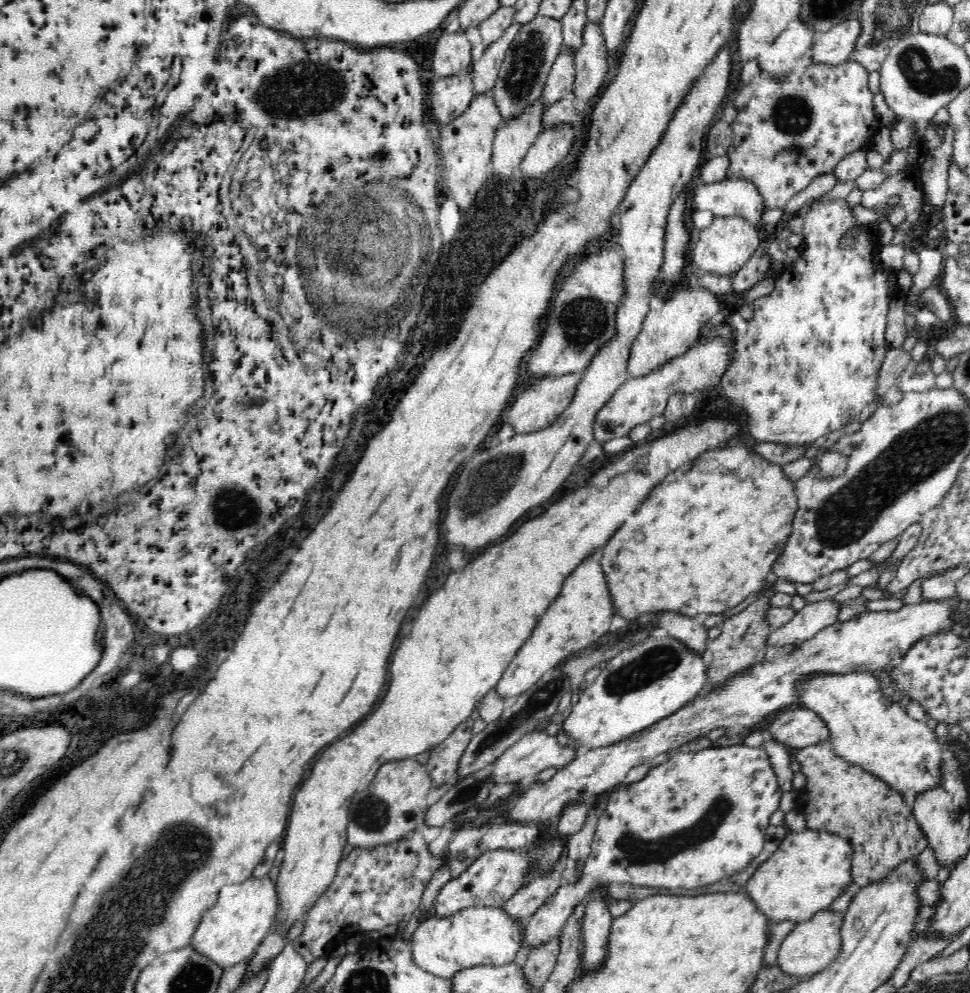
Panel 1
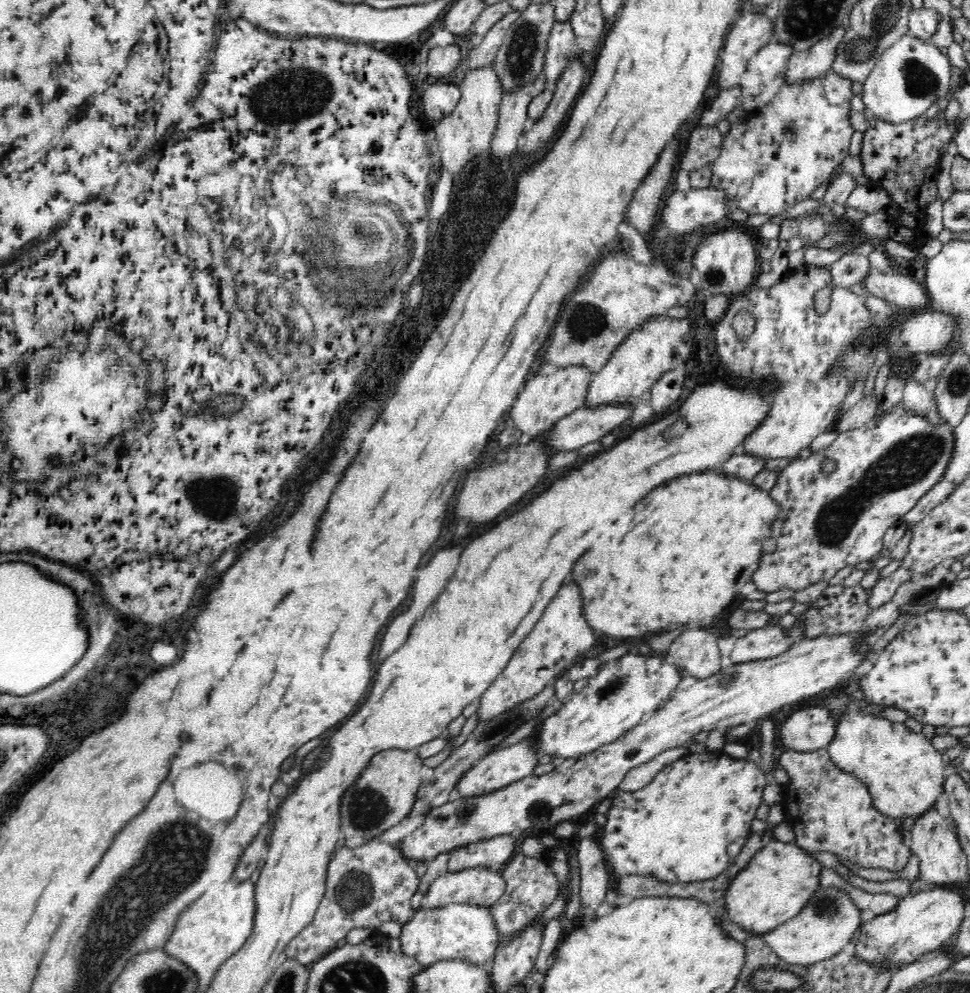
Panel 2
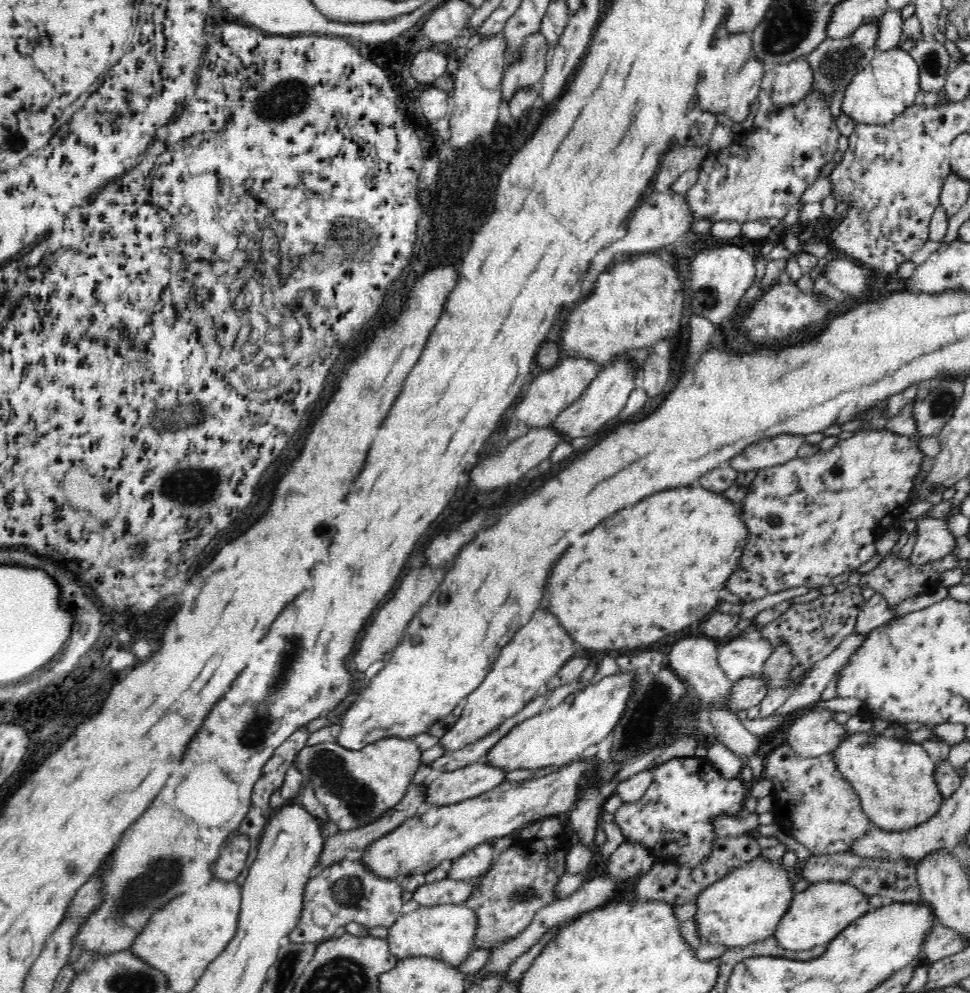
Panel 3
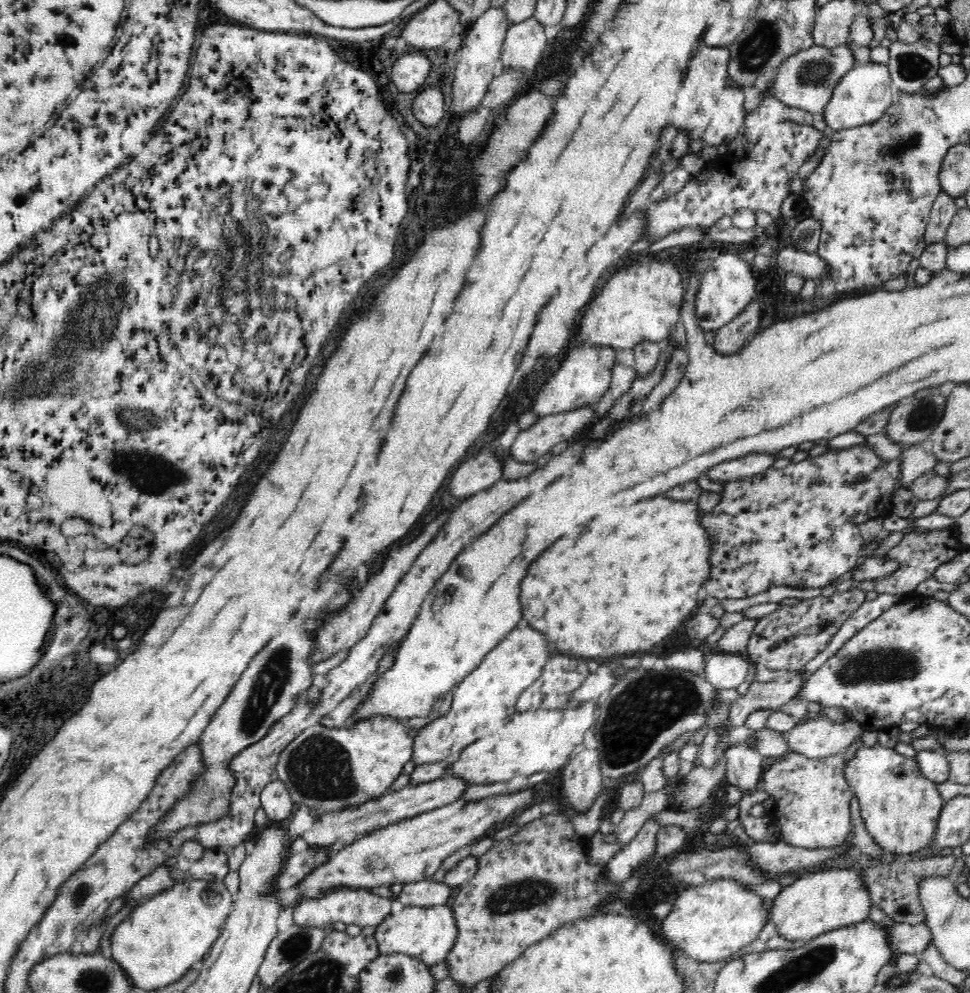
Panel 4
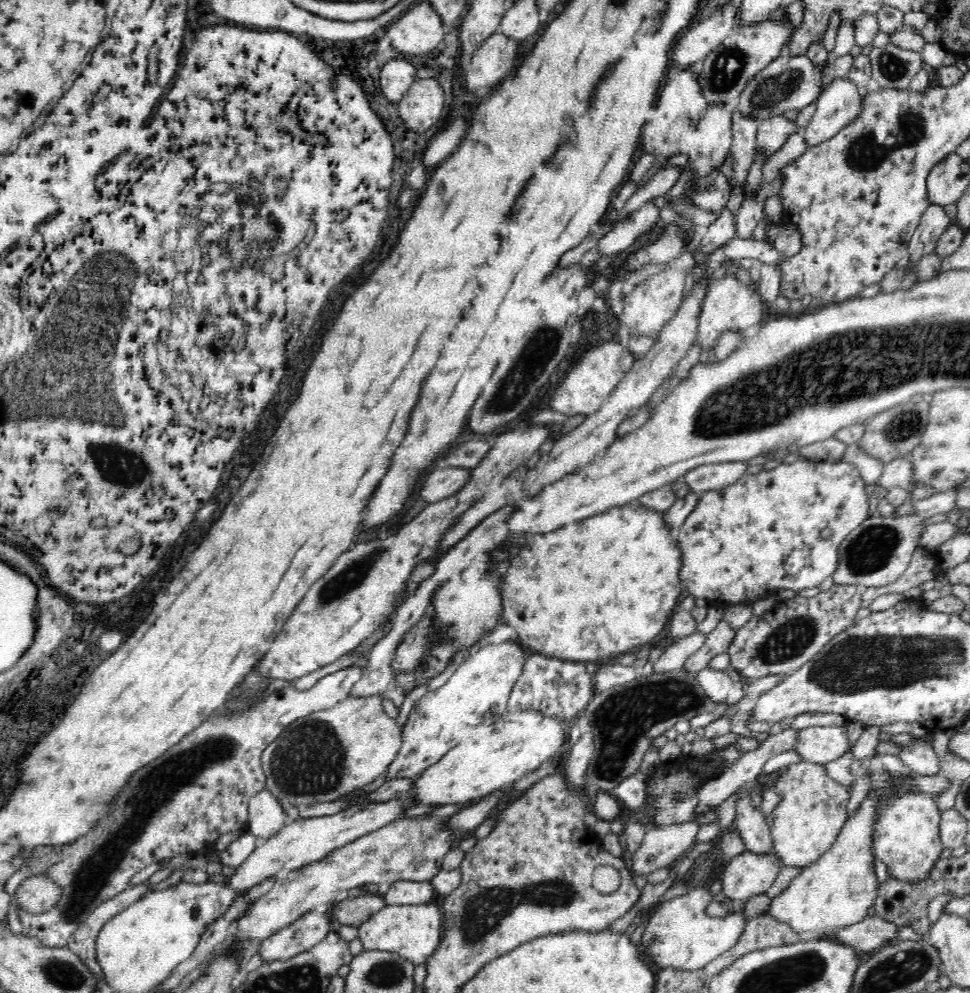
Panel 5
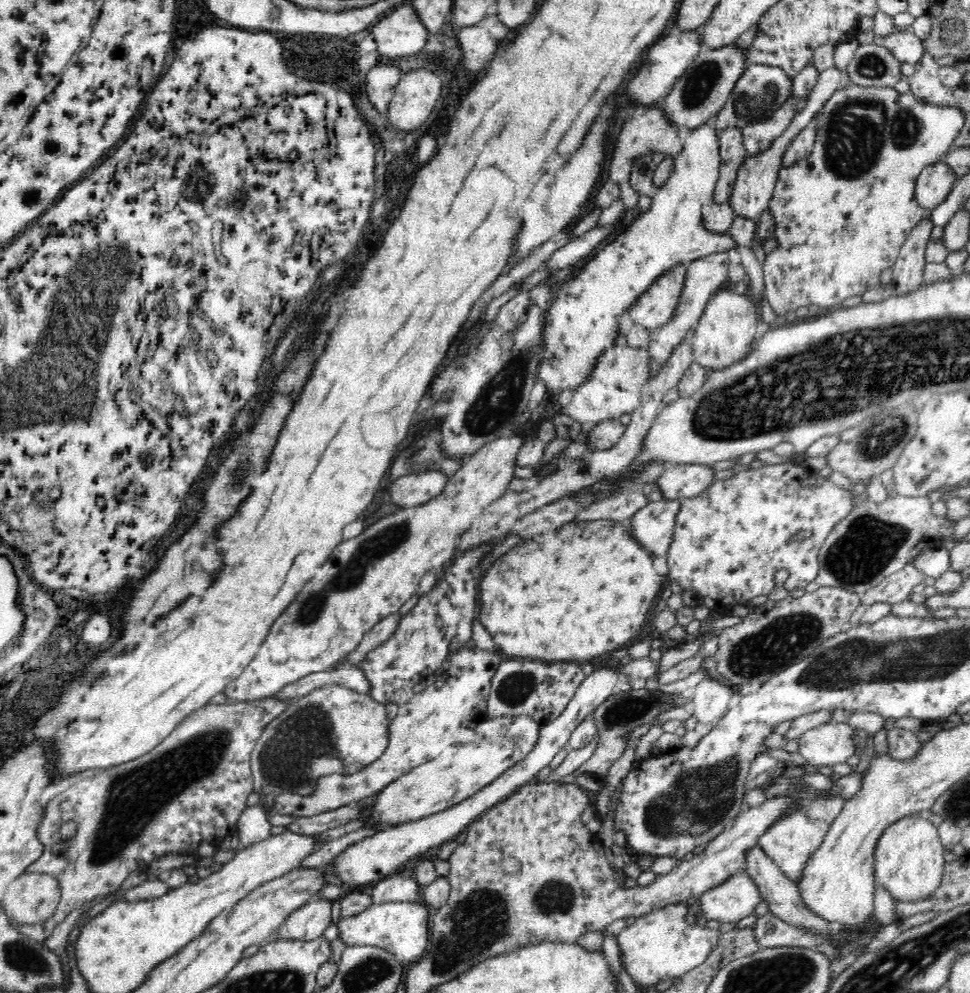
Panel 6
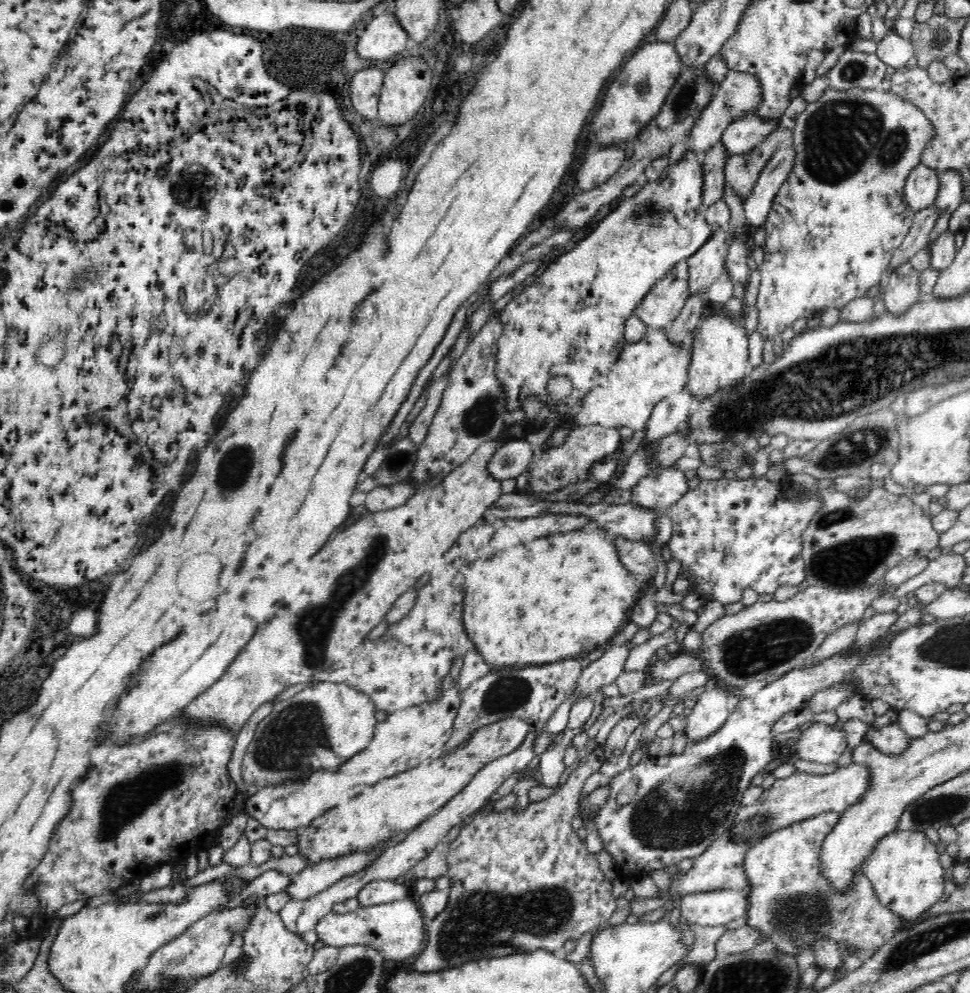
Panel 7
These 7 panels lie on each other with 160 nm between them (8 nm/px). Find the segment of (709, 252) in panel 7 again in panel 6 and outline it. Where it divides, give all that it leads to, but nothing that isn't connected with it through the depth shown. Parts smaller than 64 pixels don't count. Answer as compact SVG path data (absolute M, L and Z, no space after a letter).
M718 252L718 254L710 254L710 256L693 260L688 266L687 273L685 274L684 288L672 318L664 326L653 331L649 345L646 348L648 355L650 355L649 374L651 374L652 379L658 374L660 368L664 368L664 364L670 359L674 348L684 340L684 336L688 334L688 330L694 330L706 308L707 302L720 290L720 286L726 280L729 280L729 262L730 258L727 252Z

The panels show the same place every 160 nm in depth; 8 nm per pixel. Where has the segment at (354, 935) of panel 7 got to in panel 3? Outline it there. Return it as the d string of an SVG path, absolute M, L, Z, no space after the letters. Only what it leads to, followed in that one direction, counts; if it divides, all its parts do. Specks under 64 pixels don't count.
M462 904L421 906L415 911L402 914L389 927L388 947L397 959L430 957L452 966L460 966L474 952L476 936L476 911Z

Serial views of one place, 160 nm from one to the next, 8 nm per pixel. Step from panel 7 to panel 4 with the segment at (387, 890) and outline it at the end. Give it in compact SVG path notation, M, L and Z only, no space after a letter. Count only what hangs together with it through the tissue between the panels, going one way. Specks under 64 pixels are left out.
M430 878L420 882L405 883L398 900L408 907L428 908L450 905L450 896L452 896L452 887Z

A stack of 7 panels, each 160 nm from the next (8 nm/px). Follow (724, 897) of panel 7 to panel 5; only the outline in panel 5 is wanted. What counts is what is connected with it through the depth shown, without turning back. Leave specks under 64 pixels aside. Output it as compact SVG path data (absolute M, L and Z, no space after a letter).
M744 849L744 852L734 856L725 866L723 874L720 876L723 882L722 892L729 898L733 908L743 907L750 896L765 893L772 886L772 882L780 874L781 868L784 868L784 863L780 861L774 851L760 855L760 853L752 853L748 849Z

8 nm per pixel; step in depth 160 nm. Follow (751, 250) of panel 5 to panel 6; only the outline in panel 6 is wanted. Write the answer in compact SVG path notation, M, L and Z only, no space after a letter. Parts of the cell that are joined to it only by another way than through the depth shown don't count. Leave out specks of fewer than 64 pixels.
M706 122L698 128L688 129L680 127L679 137L683 142L683 149L673 156L673 169L668 180L658 187L656 196L652 196L650 211L641 213L624 231L615 232L614 238L607 242L600 250L580 264L580 269L574 272L572 278L562 286L555 286L554 300L550 302L546 316L544 316L544 330L542 330L543 360L538 364L536 382L542 380L547 386L548 394L568 388L580 386L595 367L604 351L614 346L618 332L618 317L626 312L639 296L648 290L648 287L667 270L678 267L684 260L698 260L710 254L728 252L736 249L736 241L730 234L718 234L706 230L703 225L703 216L720 176L720 144L719 131L712 122Z

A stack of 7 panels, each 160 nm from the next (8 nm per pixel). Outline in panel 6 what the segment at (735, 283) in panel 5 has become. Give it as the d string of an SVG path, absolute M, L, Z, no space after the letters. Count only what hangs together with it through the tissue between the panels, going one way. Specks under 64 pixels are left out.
M733 289L720 290L707 302L706 308L692 332L693 358L706 367L706 372L719 371L736 361L742 361L753 347L758 328L757 303L750 294L738 294Z

